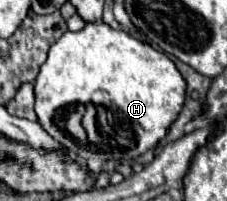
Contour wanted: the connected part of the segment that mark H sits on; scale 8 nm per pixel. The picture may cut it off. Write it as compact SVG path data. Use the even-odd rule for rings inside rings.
M87 23L85 29L77 33L63 33L59 41L55 41L49 49L47 61L41 65L39 75L35 79L35 113L39 125L65 149L71 149L81 159L101 159L101 161L117 161L117 163L133 163L145 151L153 149L159 139L165 137L169 125L177 119L185 101L185 81L177 71L175 63L161 51L153 49L147 43L133 39L125 31L115 31L105 23ZM93 103L97 107L95 125L101 135L97 141L77 141L65 127L69 107Z

